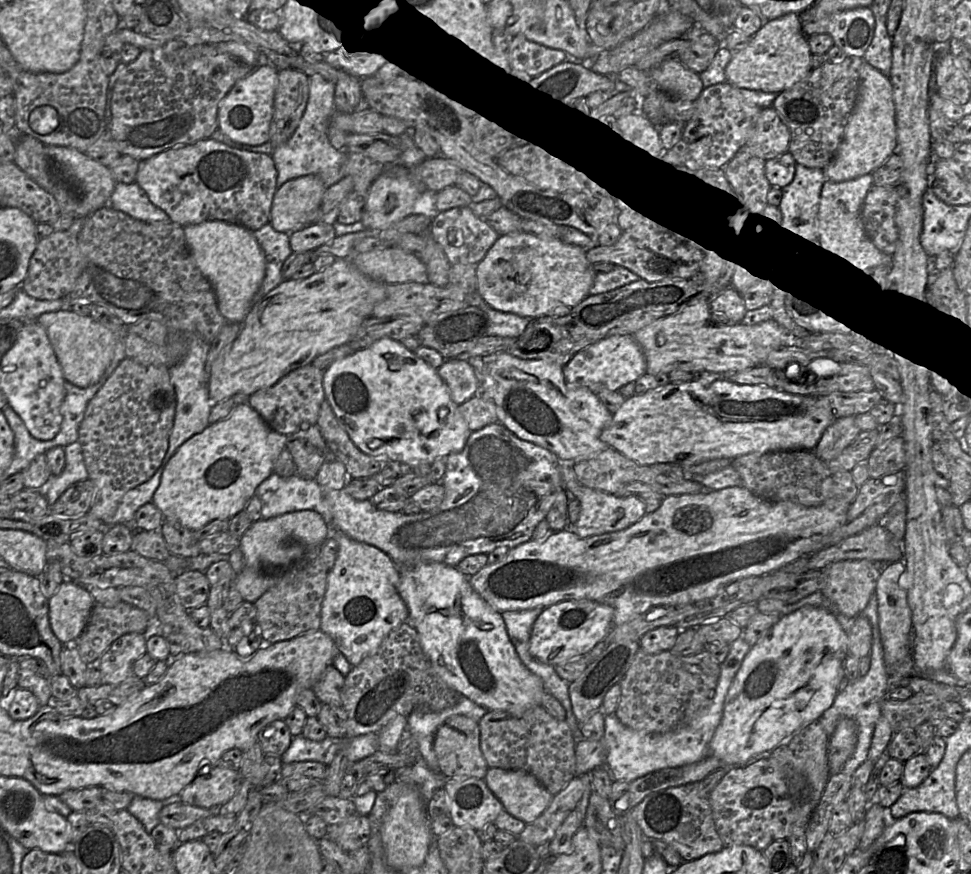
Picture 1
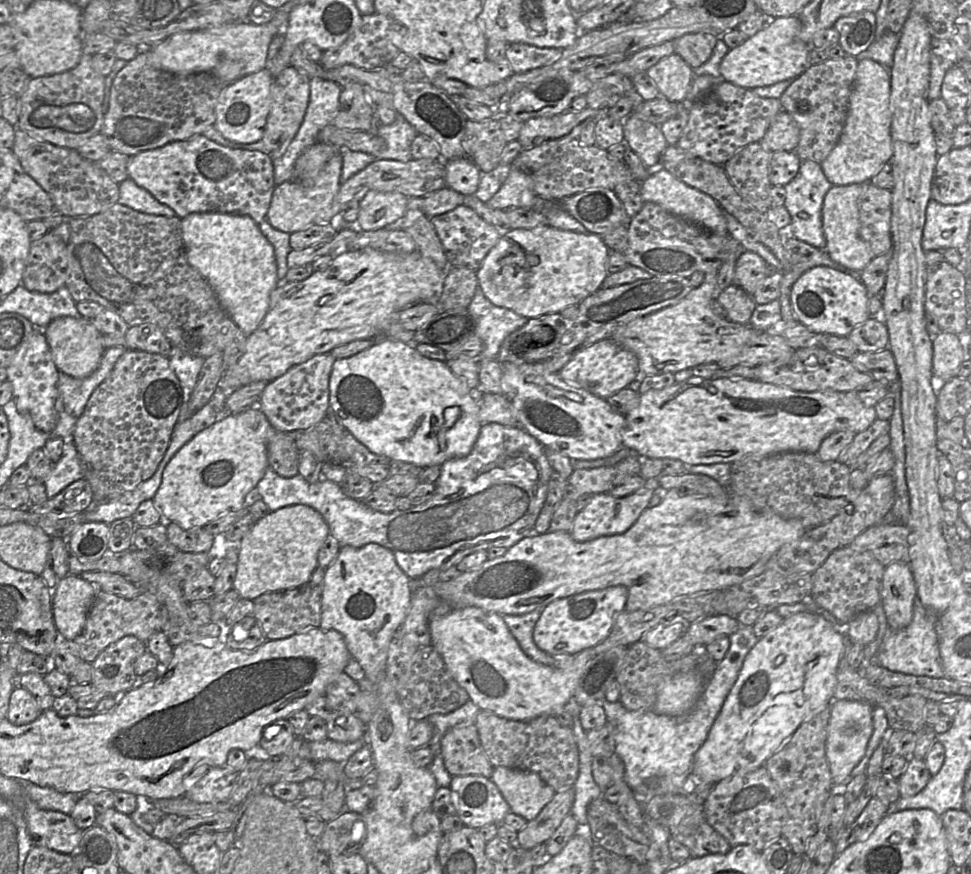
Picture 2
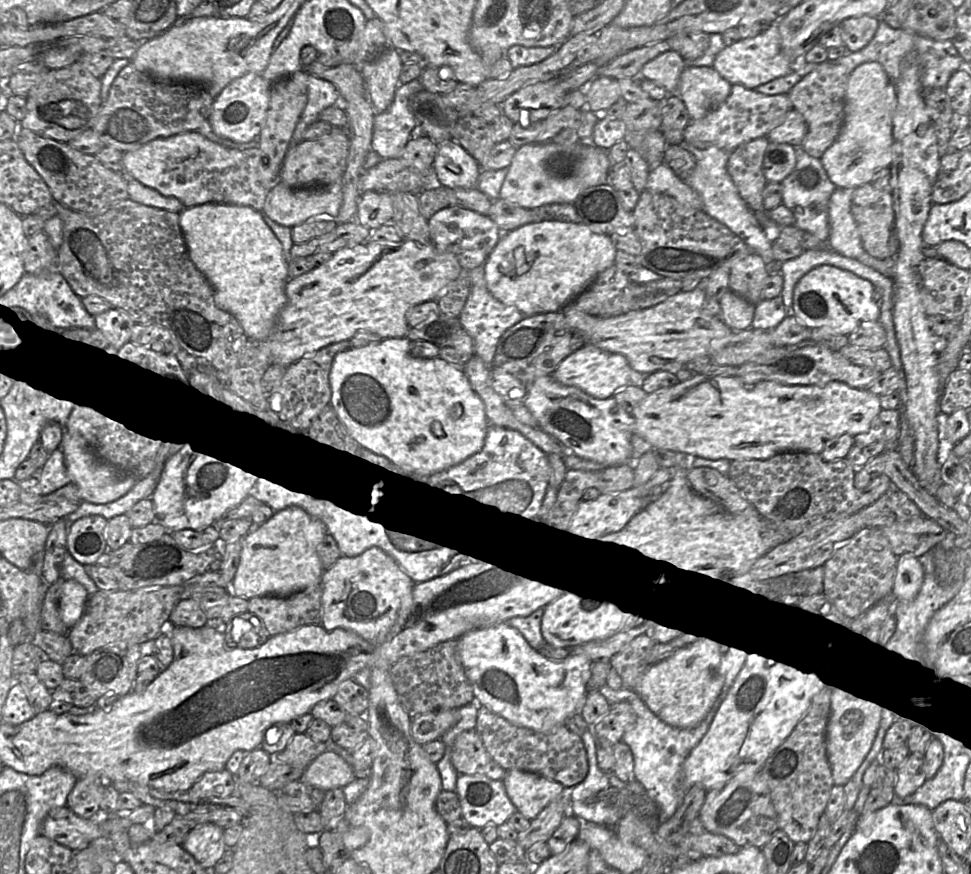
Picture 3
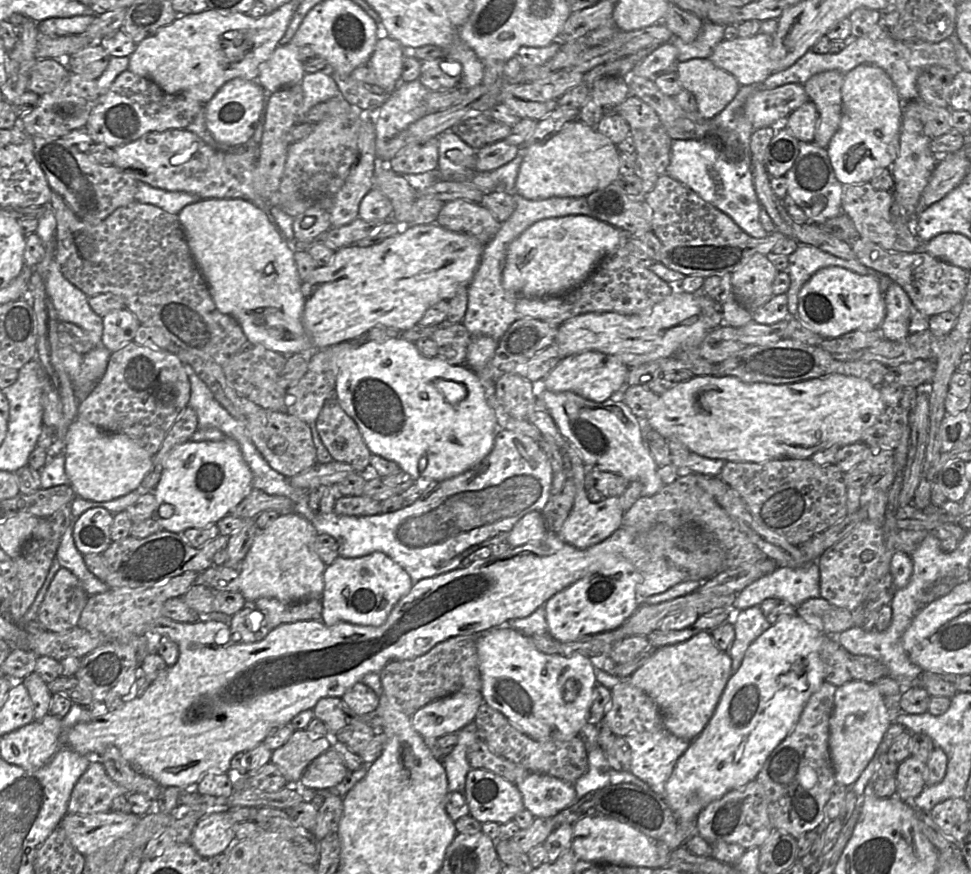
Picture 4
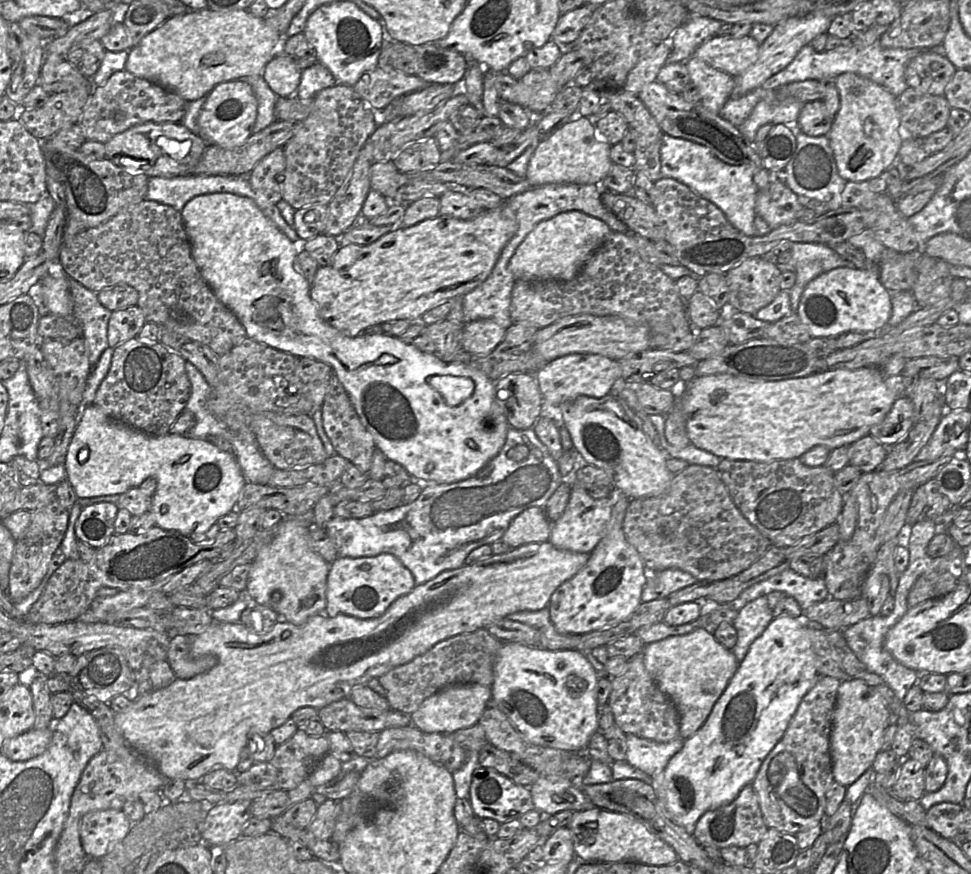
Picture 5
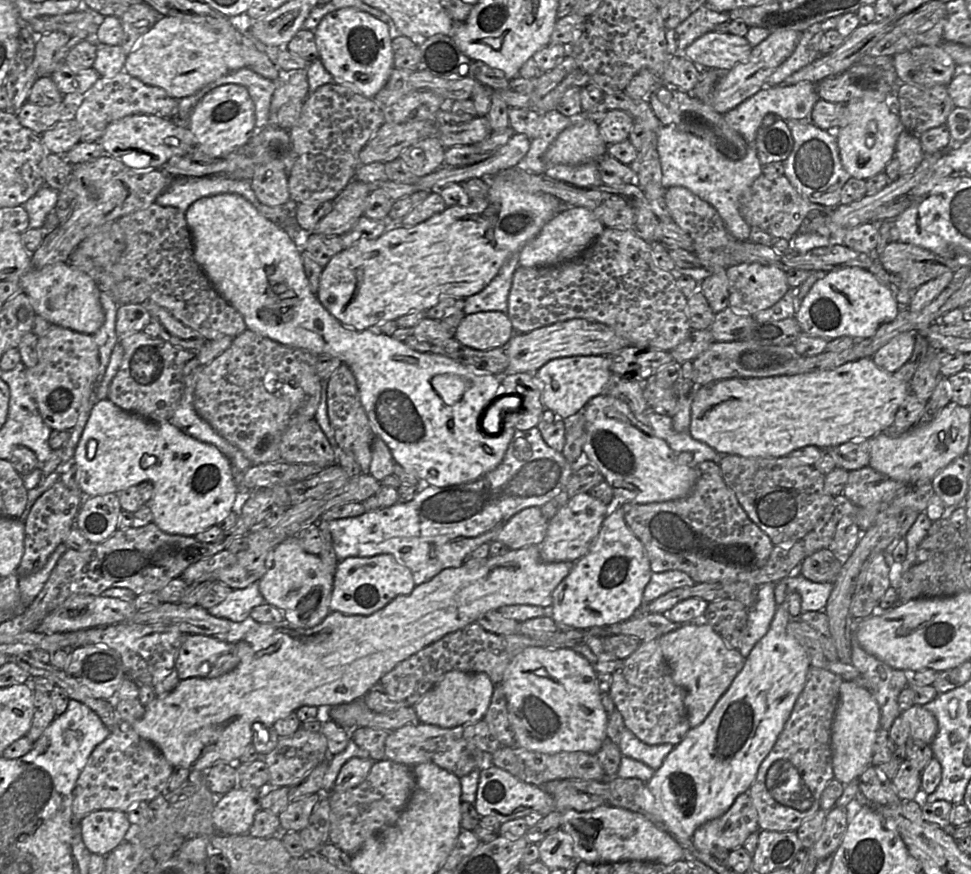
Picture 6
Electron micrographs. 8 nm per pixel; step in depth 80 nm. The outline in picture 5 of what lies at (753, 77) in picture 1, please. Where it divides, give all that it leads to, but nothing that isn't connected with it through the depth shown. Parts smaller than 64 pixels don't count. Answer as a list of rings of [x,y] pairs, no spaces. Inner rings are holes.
[[[715,35],[702,43],[694,56],[736,77],[757,60],[759,48],[760,44],[750,36]]]

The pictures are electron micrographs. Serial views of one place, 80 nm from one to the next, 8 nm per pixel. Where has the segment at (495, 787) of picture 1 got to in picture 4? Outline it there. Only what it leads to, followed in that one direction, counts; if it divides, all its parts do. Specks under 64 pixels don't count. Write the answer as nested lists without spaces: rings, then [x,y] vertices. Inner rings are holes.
[[[529,773],[521,783],[515,785],[522,795],[525,809],[535,818],[552,818],[578,801],[574,784],[546,774]]]

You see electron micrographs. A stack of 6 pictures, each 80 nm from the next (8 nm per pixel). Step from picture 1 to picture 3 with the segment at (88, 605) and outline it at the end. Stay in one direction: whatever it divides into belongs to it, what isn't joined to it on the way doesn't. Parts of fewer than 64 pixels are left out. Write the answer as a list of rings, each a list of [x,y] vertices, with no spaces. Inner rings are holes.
[[[74,579],[63,582],[59,600],[59,614],[63,623],[71,629],[84,613],[90,597],[85,587]]]

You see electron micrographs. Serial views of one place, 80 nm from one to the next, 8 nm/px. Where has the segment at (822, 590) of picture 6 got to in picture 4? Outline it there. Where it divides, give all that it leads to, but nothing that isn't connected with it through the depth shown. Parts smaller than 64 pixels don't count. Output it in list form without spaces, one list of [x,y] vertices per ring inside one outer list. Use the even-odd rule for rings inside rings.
[[[810,562],[800,568],[777,567],[740,591],[733,609],[759,606],[767,598],[777,598],[797,608],[804,601],[819,597],[819,567],[817,562]]]

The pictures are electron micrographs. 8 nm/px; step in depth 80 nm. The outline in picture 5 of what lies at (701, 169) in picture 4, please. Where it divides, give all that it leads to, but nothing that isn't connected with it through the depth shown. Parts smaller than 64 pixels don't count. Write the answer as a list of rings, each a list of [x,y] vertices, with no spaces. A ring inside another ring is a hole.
[[[663,134],[660,148],[661,177],[675,179],[715,204],[727,220],[746,236],[756,236],[754,219],[758,189],[753,181],[752,162],[729,165],[701,144]]]

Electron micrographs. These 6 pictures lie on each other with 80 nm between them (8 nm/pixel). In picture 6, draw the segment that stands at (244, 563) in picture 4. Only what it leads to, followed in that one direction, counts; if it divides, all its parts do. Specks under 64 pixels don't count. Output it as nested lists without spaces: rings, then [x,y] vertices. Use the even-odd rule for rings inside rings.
[[[295,536],[277,545],[272,552],[272,565],[258,581],[265,603],[282,611],[285,622],[294,628],[312,628],[331,612],[333,575],[318,555],[305,551]]]

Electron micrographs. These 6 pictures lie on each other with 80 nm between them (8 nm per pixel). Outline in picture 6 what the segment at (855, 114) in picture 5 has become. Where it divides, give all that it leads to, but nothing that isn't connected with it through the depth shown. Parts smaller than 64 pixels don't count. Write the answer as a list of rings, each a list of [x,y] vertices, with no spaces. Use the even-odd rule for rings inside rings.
[[[893,98],[851,100],[845,105],[849,112],[849,122],[846,126],[834,131],[840,160],[851,177],[867,180],[884,171],[895,157],[896,144],[904,130],[902,122],[893,108]]]

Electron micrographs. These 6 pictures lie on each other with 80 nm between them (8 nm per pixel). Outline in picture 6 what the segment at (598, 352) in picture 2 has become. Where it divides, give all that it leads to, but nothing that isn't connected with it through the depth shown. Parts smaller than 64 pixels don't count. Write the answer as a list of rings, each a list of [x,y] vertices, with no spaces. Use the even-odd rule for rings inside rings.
[[[570,356],[553,359],[533,373],[542,388],[545,409],[565,419],[582,410],[593,397],[605,392],[605,386],[612,374],[607,356]]]

